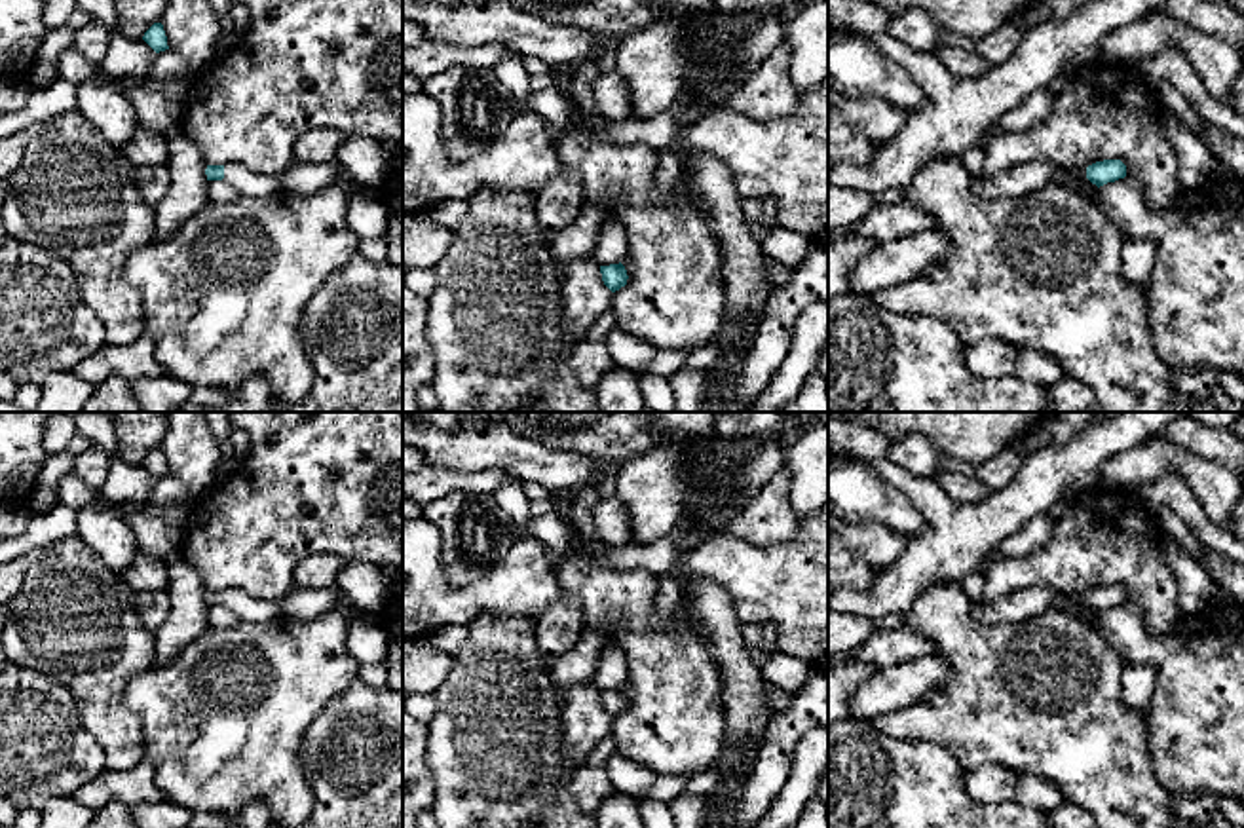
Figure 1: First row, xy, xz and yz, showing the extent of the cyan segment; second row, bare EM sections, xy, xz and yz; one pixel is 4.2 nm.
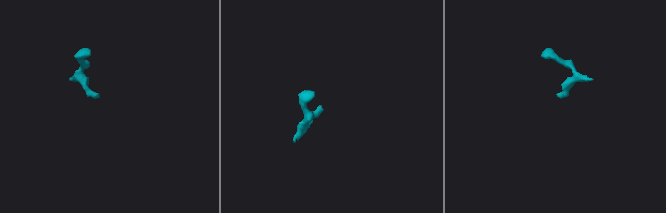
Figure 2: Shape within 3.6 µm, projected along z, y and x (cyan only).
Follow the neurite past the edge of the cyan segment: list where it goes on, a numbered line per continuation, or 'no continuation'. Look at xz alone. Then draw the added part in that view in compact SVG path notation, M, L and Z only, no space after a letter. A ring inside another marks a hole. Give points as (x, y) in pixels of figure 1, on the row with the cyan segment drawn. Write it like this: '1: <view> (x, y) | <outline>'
no continuation

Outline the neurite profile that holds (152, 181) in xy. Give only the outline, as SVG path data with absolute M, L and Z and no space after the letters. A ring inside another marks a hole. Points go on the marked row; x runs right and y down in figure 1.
M165 163L137 167L137 188L146 205L156 207L171 188Z

